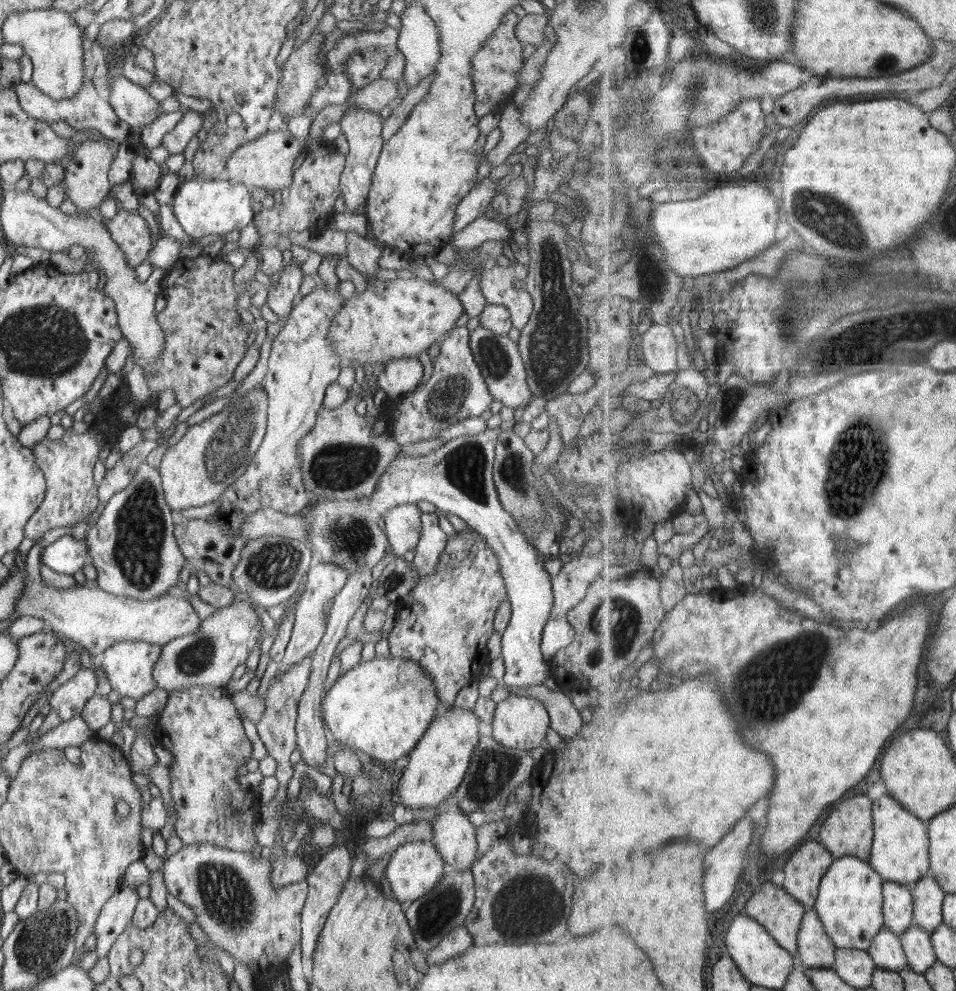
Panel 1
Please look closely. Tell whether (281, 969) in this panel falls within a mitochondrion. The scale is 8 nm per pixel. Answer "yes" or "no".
no

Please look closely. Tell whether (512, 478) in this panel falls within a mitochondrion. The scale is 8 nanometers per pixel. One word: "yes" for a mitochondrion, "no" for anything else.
yes

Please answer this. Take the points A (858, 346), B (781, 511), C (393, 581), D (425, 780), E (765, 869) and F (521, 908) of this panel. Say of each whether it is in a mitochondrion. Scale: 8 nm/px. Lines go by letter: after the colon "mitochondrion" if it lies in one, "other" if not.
A: mitochondrion
B: other
C: mitochondrion
D: other
E: other
F: mitochondrion

